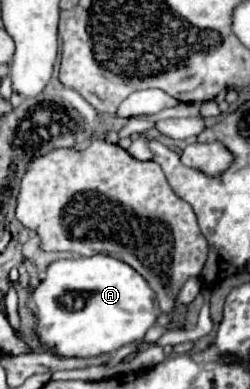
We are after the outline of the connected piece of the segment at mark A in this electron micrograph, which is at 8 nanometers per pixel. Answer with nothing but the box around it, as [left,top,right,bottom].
[32,254,160,358]

